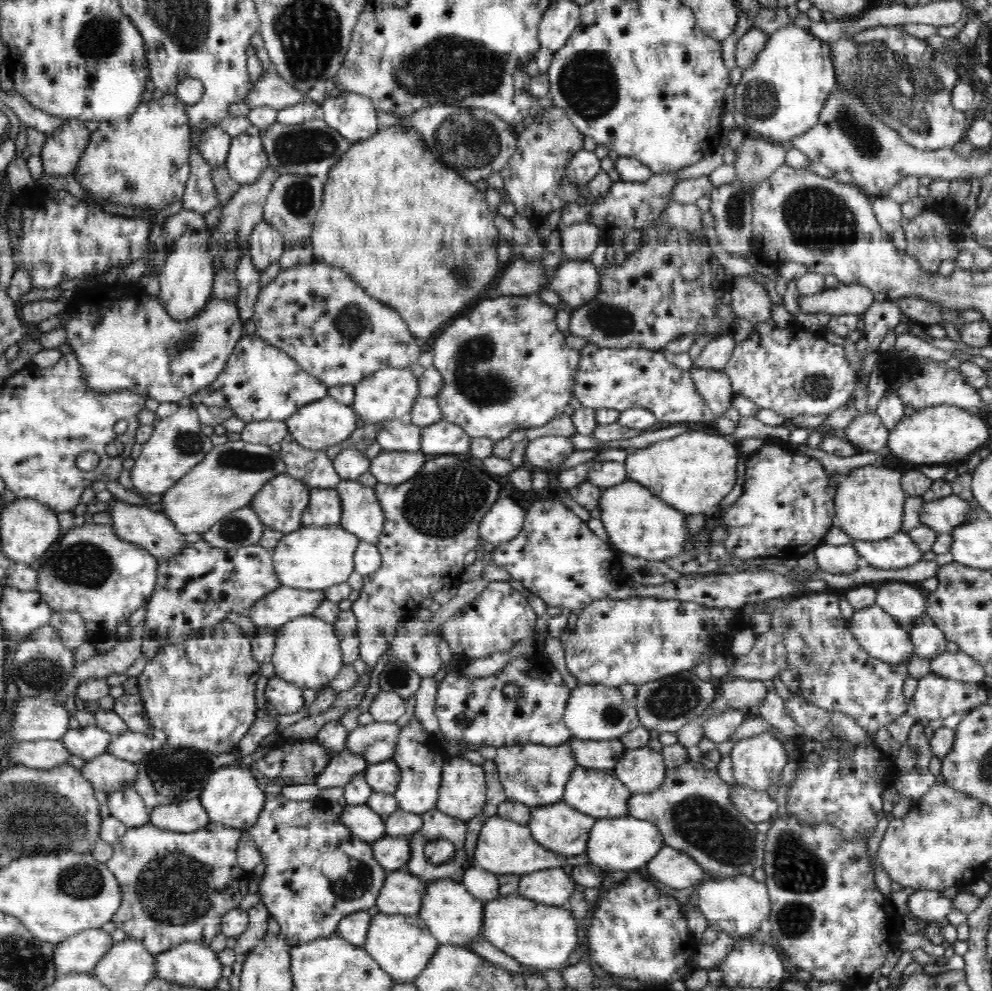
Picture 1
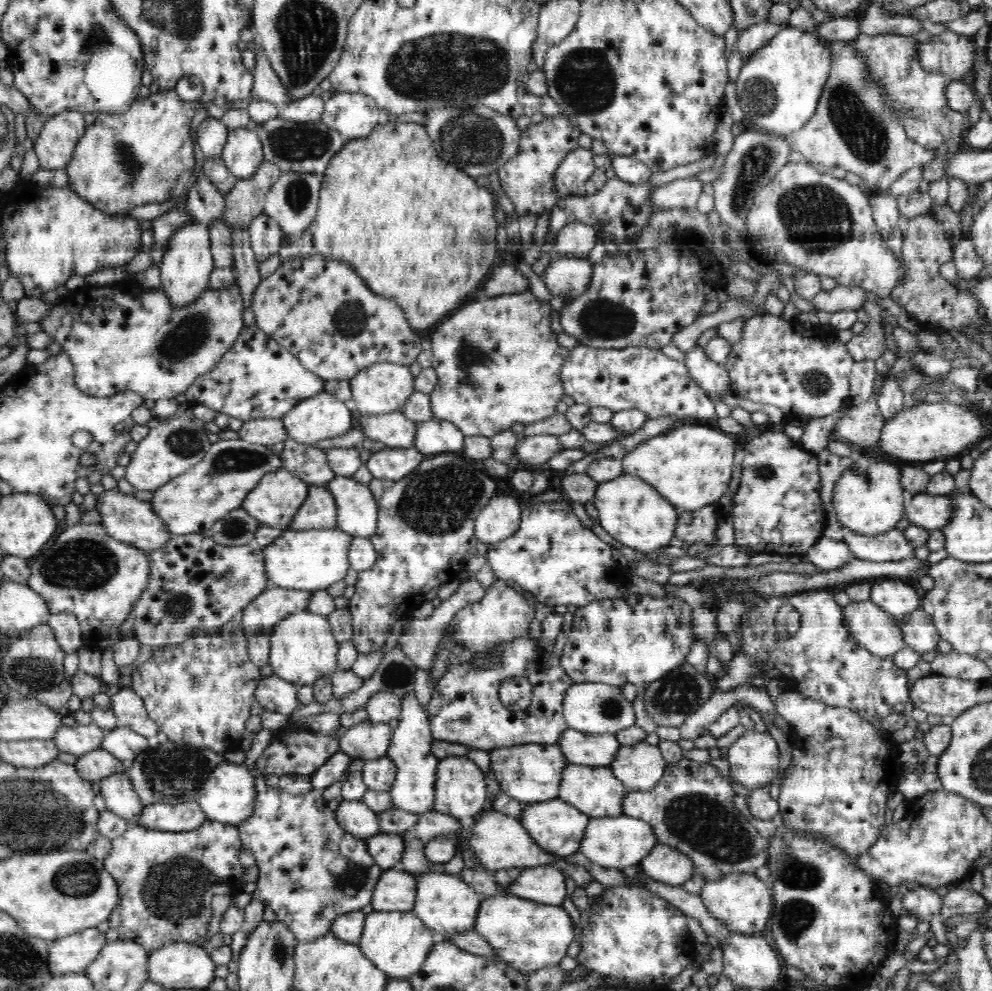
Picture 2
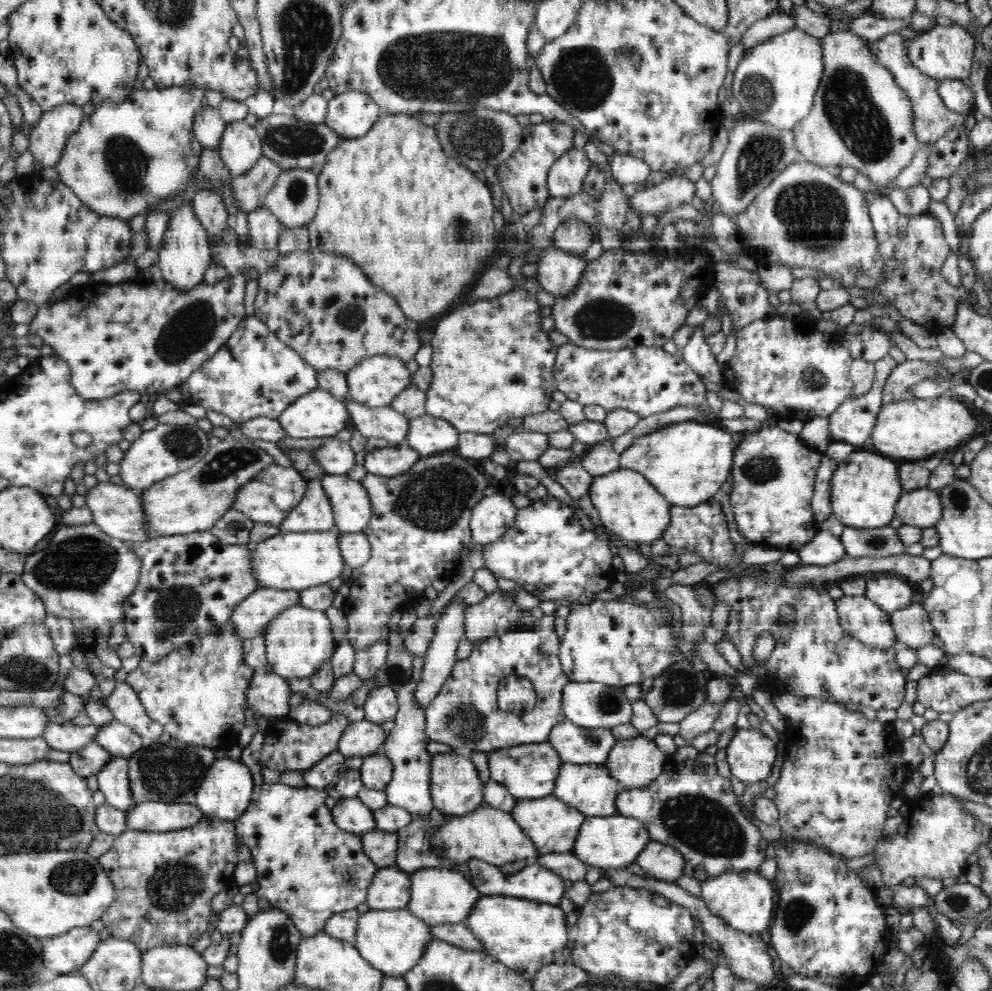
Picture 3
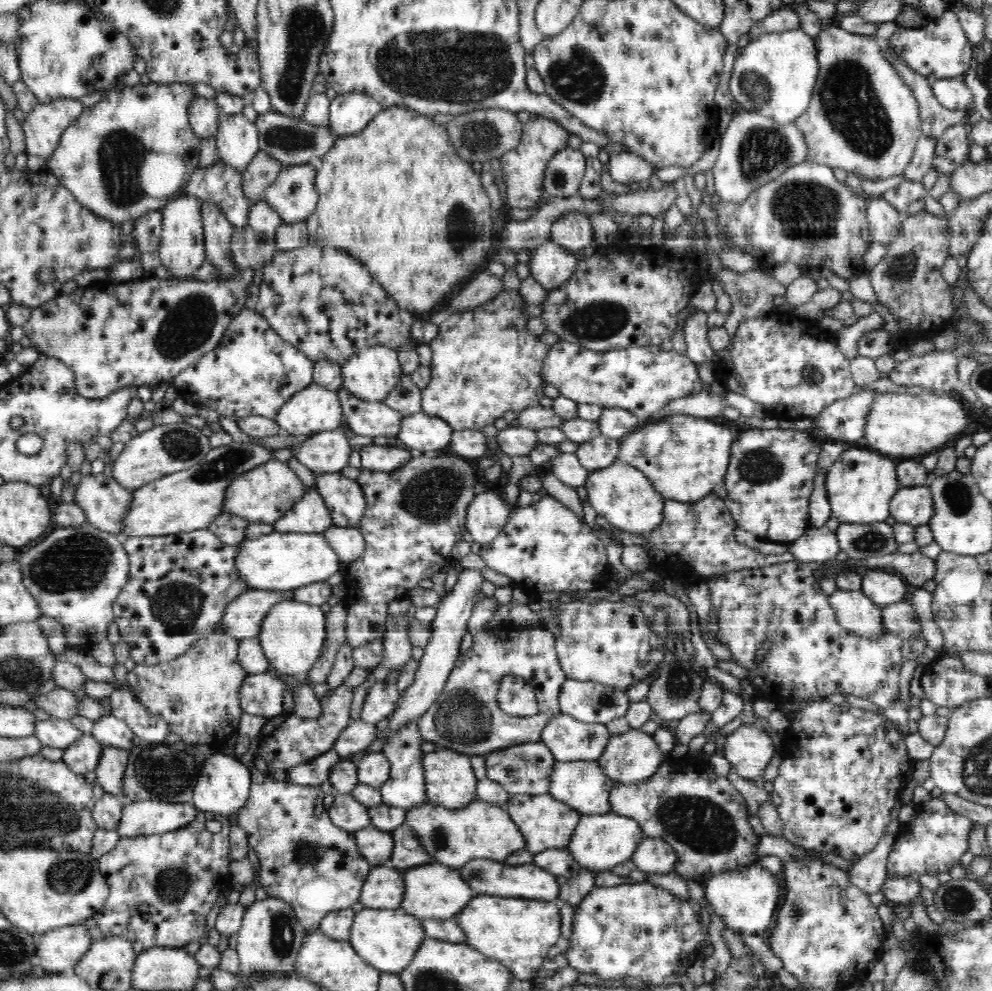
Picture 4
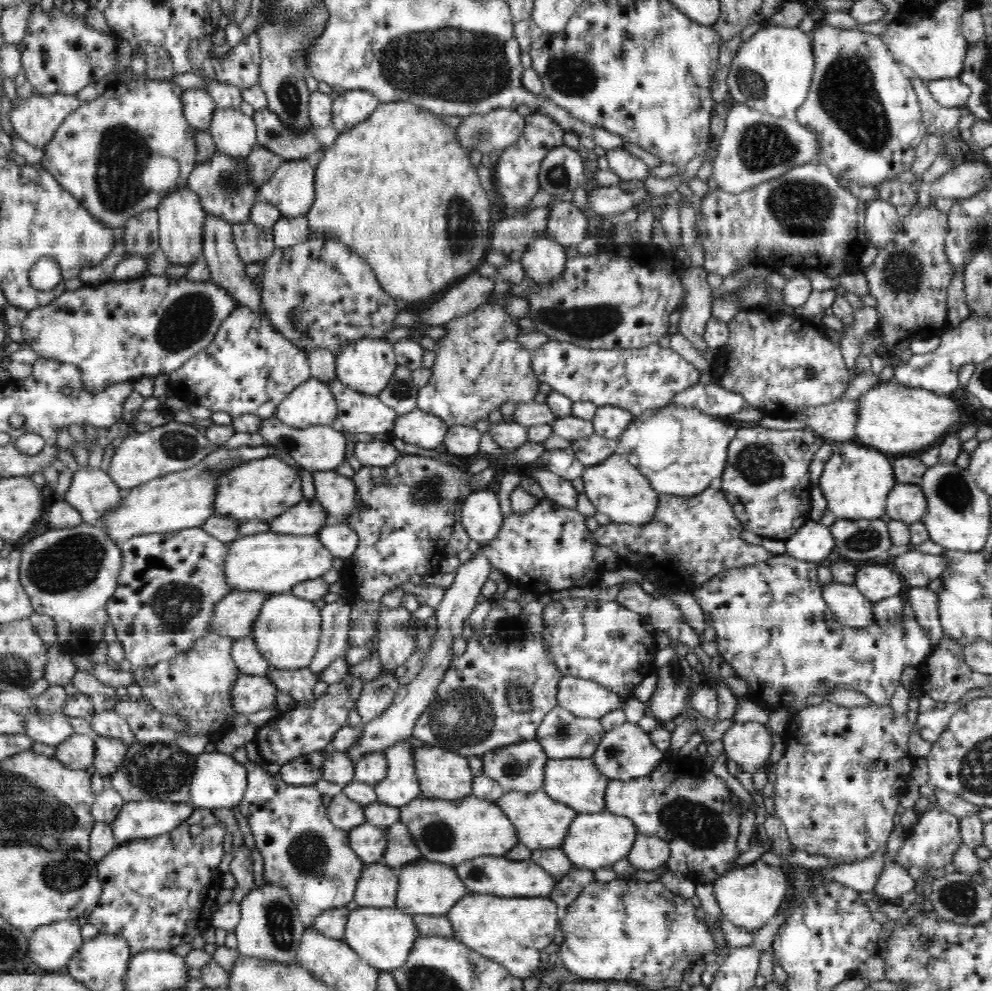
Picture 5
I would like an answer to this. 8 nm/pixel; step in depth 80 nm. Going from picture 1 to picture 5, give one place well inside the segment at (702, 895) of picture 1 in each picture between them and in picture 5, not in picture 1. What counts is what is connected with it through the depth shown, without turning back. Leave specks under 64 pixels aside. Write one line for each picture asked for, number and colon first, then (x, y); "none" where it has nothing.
2: (742, 903)
3: (745, 901)
4: (746, 899)
5: (749, 896)

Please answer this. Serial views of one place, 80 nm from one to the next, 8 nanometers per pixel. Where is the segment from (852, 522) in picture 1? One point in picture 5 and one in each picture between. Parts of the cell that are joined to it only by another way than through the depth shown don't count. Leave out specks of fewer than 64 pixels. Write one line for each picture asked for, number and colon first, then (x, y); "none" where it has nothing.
2: (868, 499)
3: (865, 488)
4: (861, 482)
5: (856, 480)

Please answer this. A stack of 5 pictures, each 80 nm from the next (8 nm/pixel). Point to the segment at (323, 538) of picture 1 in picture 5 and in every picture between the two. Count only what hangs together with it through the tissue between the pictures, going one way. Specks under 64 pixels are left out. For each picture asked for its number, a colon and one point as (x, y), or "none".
2: (314, 558)
3: (290, 560)
4: (280, 561)
5: (269, 562)

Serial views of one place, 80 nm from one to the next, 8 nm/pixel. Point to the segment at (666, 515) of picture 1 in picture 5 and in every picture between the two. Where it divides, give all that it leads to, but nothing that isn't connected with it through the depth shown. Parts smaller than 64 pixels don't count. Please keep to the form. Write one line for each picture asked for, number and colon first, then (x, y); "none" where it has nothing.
2: (633, 512)
3: (628, 504)
4: (621, 493)
5: (616, 488)

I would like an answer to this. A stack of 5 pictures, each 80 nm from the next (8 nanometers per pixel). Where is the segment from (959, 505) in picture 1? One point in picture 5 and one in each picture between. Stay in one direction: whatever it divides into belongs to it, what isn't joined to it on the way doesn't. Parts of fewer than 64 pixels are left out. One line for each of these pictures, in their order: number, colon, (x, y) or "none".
2: (932, 512)
3: (921, 507)
4: (912, 505)
5: (907, 503)

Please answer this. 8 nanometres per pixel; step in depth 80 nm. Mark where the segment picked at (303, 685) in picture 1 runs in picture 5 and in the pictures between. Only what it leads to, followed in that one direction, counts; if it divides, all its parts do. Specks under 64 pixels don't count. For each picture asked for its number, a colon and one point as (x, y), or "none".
2: (303, 648)
3: (298, 640)
4: (292, 634)
5: (287, 630)

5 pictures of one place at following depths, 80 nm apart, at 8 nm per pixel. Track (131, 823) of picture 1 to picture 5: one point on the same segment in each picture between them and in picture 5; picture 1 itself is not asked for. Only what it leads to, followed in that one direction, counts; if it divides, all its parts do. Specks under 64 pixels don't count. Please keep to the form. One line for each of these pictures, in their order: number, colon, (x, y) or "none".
2: (117, 790)
3: (113, 781)
4: (110, 772)
5: (110, 753)

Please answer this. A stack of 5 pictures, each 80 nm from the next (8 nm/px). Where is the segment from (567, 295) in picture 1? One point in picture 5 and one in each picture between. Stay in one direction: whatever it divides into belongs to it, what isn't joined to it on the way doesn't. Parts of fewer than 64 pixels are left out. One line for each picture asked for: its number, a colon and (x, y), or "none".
2: (567, 278)
3: (559, 273)
4: (551, 265)
5: (544, 259)

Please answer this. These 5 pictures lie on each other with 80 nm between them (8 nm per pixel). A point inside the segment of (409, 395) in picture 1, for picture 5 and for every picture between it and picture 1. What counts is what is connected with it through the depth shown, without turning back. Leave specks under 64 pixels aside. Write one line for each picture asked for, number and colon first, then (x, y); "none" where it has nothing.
2: (382, 388)
3: (376, 380)
4: (369, 375)
5: (366, 366)

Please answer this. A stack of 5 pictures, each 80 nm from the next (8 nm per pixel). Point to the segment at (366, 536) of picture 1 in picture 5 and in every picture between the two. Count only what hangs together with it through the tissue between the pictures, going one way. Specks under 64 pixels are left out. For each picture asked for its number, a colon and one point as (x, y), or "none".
2: (357, 511)
3: (351, 505)
4: (345, 499)
5: (338, 495)

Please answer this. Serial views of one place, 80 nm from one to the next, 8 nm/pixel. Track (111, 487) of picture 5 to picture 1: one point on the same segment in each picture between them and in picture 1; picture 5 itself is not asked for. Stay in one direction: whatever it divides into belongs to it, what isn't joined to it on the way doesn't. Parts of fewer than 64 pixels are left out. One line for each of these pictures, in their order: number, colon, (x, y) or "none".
1: (153, 530)
2: (127, 519)
3: (115, 509)
4: (105, 502)

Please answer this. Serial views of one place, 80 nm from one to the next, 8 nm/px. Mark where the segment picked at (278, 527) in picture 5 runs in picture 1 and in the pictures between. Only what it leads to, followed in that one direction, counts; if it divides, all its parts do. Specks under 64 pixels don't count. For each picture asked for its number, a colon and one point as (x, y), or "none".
1: (325, 508)
2: (320, 510)
3: (314, 512)
4: (310, 514)

